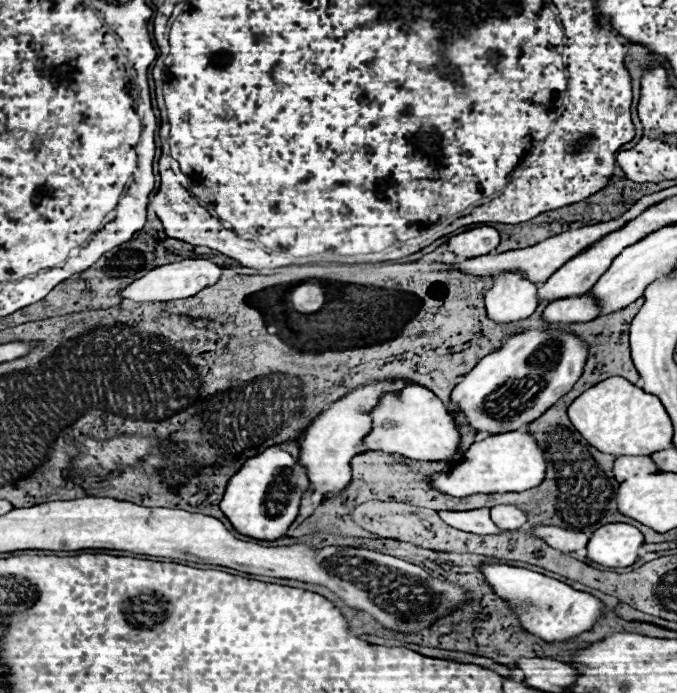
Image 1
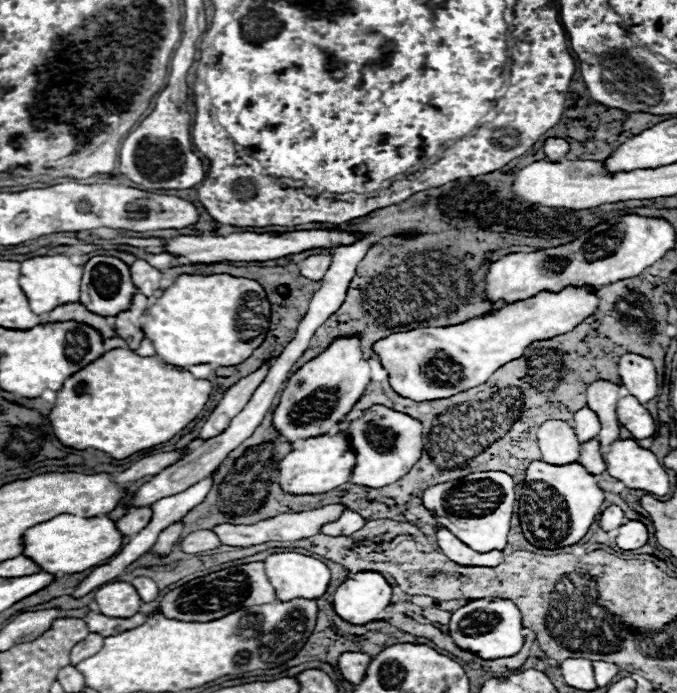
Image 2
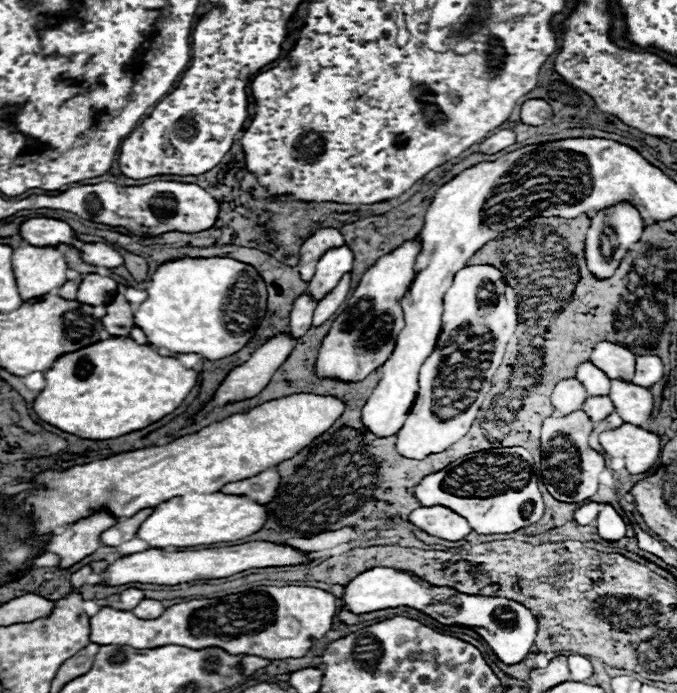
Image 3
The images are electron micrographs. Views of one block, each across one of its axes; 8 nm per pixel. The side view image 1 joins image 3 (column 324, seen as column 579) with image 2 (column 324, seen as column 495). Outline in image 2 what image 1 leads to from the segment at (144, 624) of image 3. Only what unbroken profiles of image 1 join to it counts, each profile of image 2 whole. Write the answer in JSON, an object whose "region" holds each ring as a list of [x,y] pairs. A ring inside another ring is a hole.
{"region":[[[298,552],[270,554],[264,564],[278,600],[292,600],[296,596],[320,598],[330,582],[330,570],[324,562]]]}

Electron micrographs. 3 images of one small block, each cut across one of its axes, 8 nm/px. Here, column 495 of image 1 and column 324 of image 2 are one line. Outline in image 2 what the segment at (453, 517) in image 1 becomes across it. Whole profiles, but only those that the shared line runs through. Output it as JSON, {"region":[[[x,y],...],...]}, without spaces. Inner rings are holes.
{"region":[[[346,508],[336,522],[324,524],[324,526],[320,528],[320,532],[326,534],[326,536],[348,536],[348,534],[360,530],[360,528],[364,526],[364,522],[366,522],[366,520],[364,520],[358,512],[352,512],[352,510]]]}

